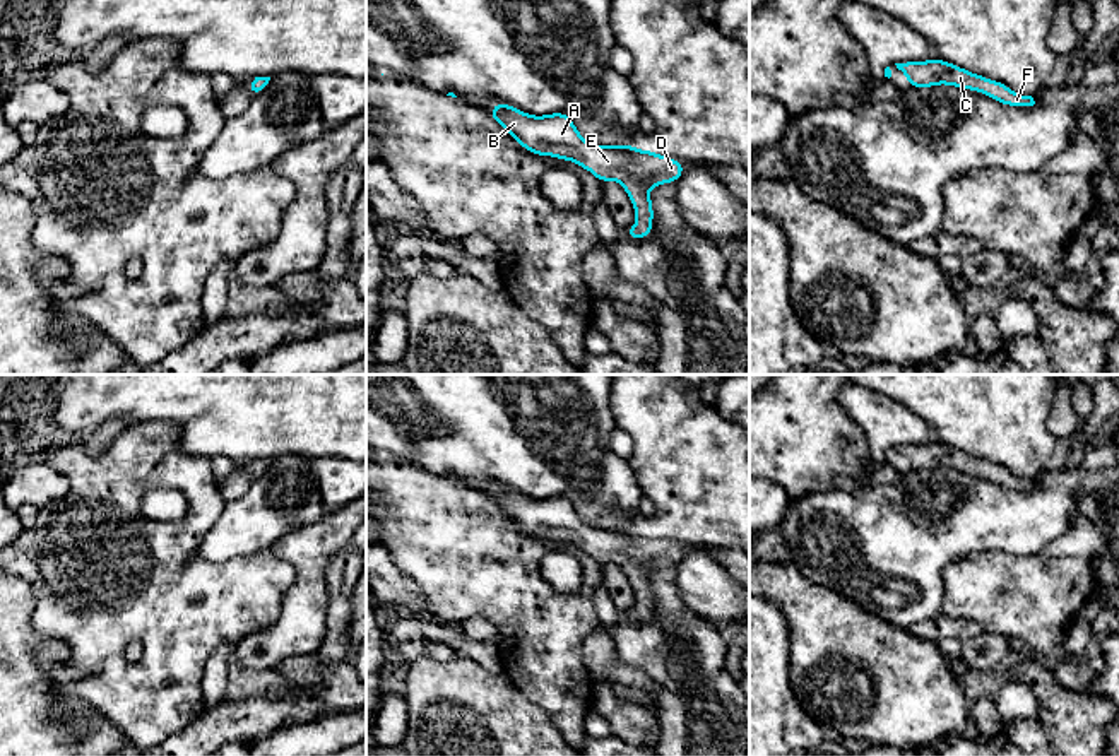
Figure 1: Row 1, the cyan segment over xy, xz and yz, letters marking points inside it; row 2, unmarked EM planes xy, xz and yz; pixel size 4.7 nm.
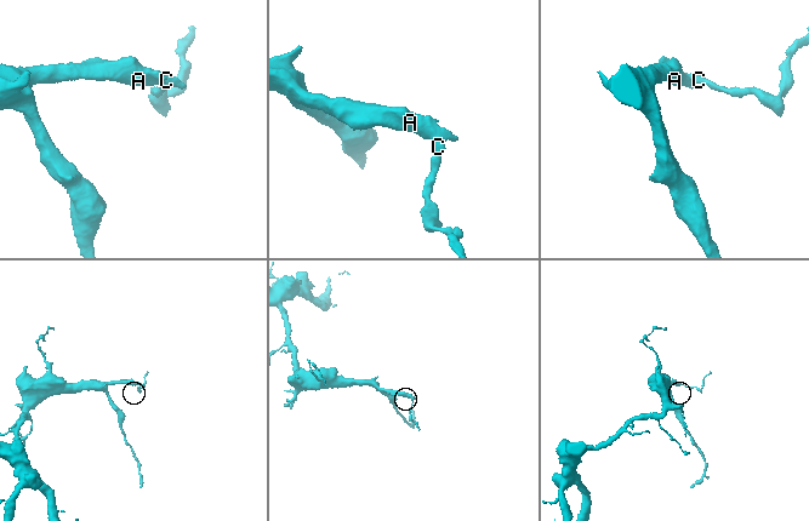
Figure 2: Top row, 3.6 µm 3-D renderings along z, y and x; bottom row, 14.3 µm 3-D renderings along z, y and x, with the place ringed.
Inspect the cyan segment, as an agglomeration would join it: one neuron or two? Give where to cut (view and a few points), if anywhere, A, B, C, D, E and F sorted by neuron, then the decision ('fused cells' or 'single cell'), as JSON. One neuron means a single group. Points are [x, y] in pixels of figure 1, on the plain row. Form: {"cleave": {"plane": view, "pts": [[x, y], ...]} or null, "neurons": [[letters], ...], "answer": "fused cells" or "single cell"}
{"cleave": null, "neurons": [["A", "B", "C", "D", "E", "F"]], "answer": "single cell"}

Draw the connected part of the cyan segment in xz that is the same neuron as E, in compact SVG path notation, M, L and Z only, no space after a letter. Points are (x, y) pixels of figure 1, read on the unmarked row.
M496 486L489 499L529 535L573 544L602 566L621 566L636 597L635 609L626 612L633 623L652 617L654 592L648 575L657 568L674 566L684 552L684 547L672 540L640 534L631 527L590 527L566 496L534 499Z

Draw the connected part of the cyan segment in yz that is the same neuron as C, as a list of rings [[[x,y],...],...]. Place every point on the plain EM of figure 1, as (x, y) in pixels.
[[[941,441],[926,445],[895,446],[905,457],[910,470],[932,470],[939,467],[979,474],[1006,489],[1033,489],[1032,479],[1013,475],[1008,469],[987,460],[972,457]]]

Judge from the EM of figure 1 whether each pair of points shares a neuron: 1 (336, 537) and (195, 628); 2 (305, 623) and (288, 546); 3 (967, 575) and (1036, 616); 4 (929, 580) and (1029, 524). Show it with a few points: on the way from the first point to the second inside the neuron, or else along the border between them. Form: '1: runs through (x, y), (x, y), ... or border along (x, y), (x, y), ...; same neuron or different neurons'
1: border along (269, 549), (295, 570), (295, 582), (281, 604); different neurons
2: runs through (305, 604), (305, 565); same neuron
3: runs through (984, 587), (998, 597), (1018, 599); same neuron
4: runs through (945, 553), (974, 524), (1001, 524); same neuron

